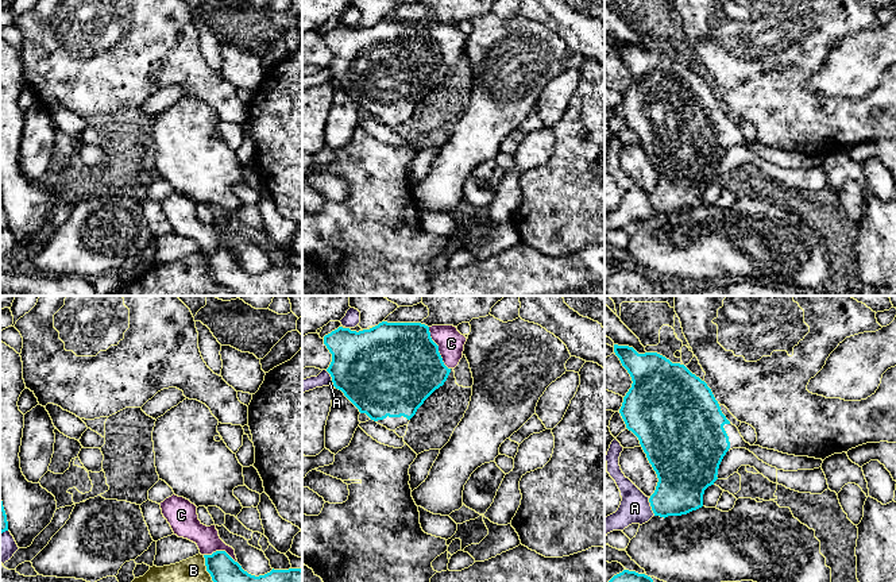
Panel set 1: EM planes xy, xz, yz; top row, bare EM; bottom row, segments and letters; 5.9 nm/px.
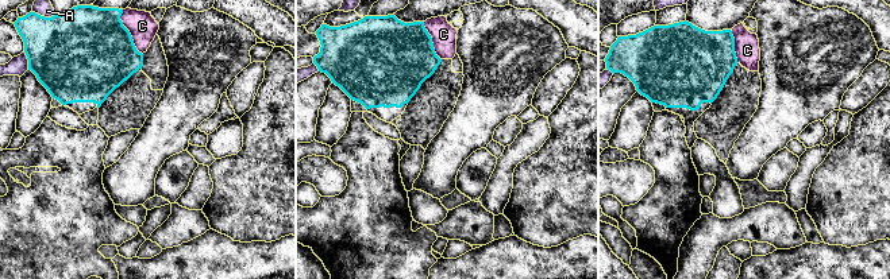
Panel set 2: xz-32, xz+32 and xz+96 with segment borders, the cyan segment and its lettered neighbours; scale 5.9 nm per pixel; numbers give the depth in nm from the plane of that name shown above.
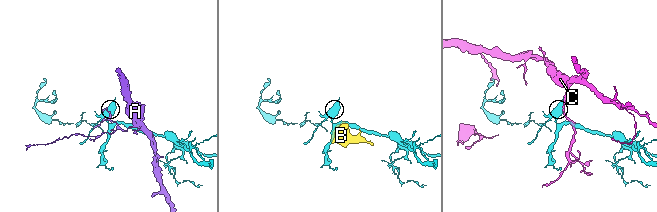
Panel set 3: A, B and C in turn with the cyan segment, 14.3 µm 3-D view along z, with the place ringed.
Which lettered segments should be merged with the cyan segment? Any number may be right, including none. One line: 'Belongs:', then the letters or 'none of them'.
Belongs: none of them

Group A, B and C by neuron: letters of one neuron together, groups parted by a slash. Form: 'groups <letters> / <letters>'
groups A / B / C

